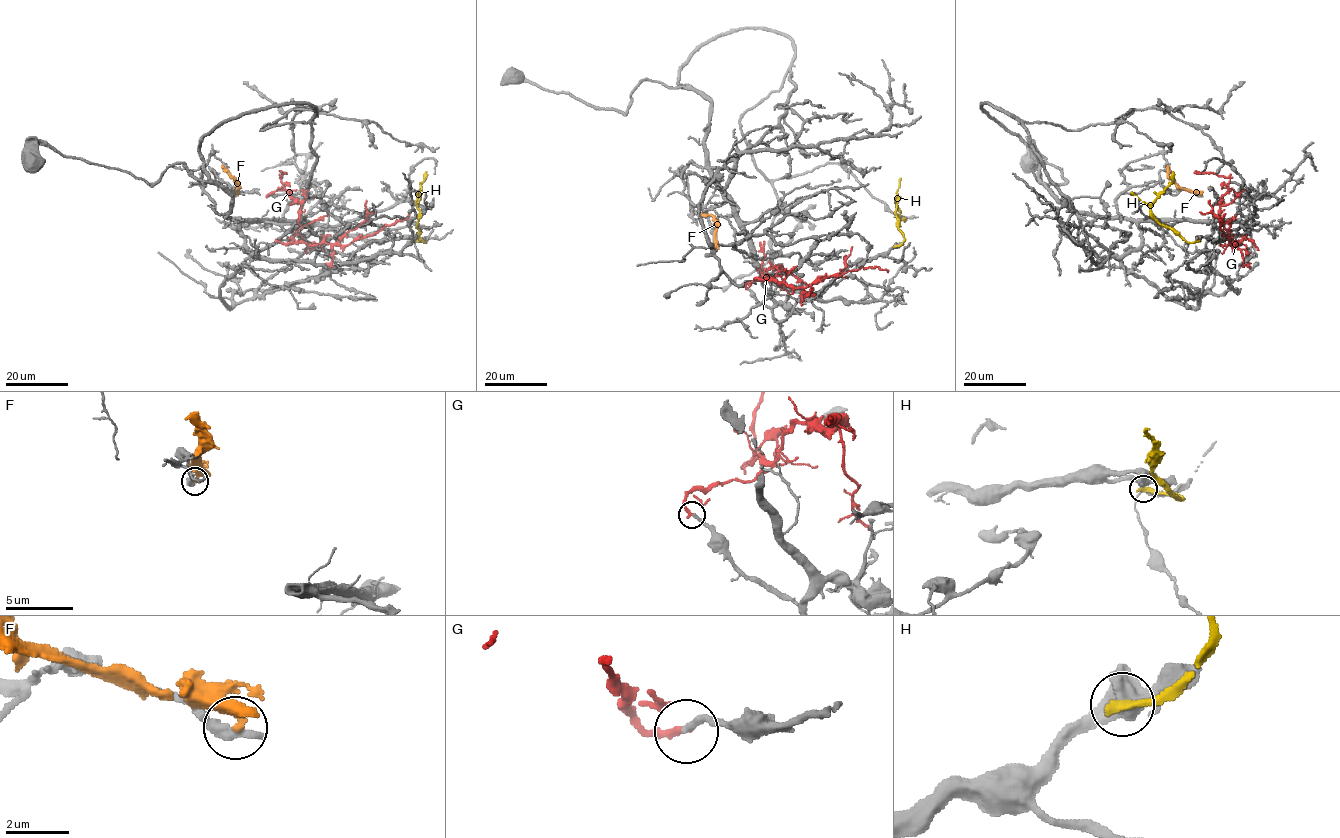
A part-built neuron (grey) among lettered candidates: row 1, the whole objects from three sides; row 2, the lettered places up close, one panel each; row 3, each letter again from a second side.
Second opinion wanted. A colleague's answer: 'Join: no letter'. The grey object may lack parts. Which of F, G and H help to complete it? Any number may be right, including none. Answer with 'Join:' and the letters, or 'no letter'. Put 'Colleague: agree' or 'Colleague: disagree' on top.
Colleague: agree
Join: no letter

